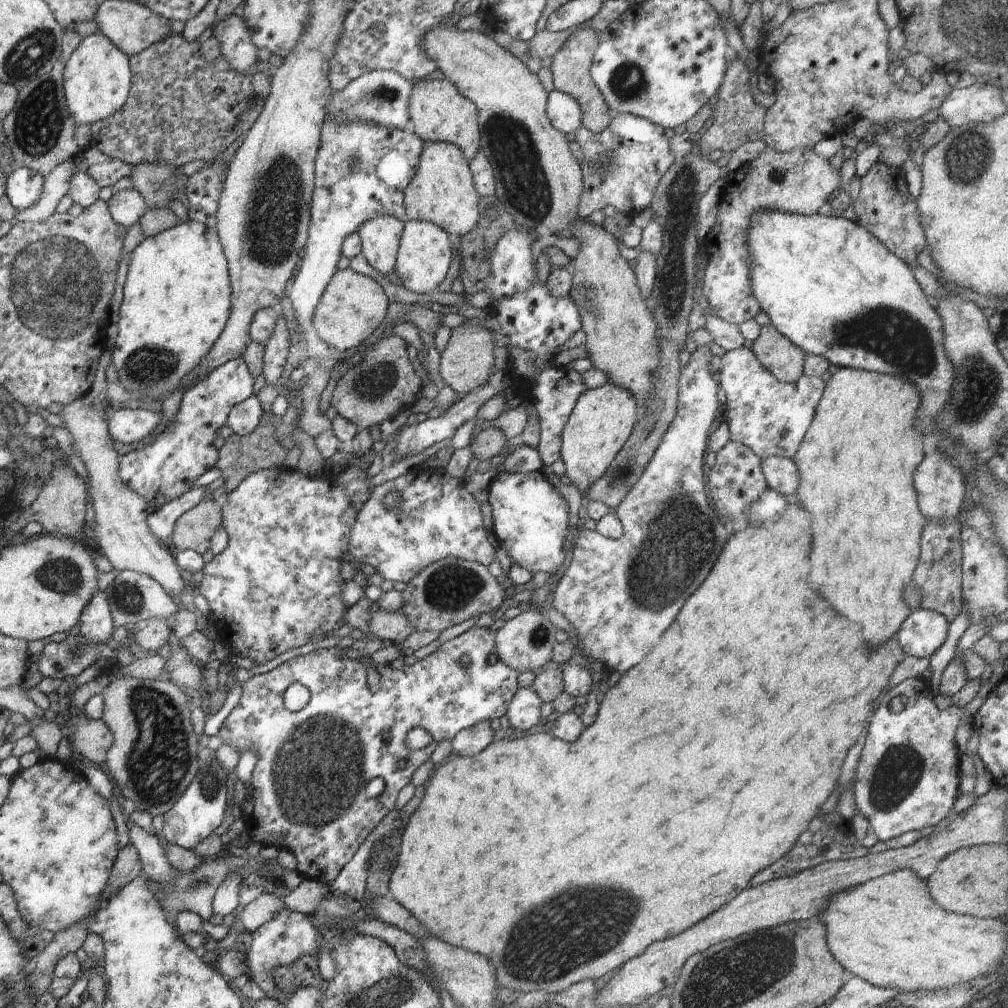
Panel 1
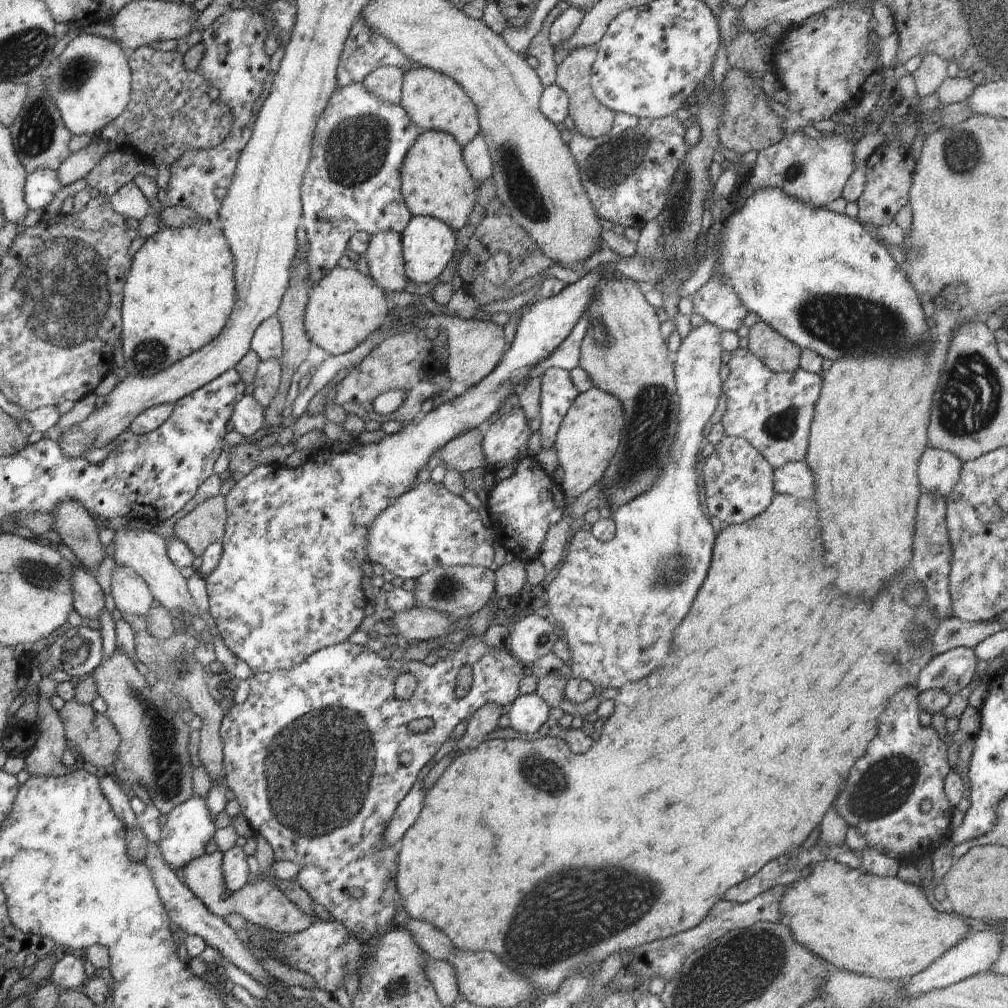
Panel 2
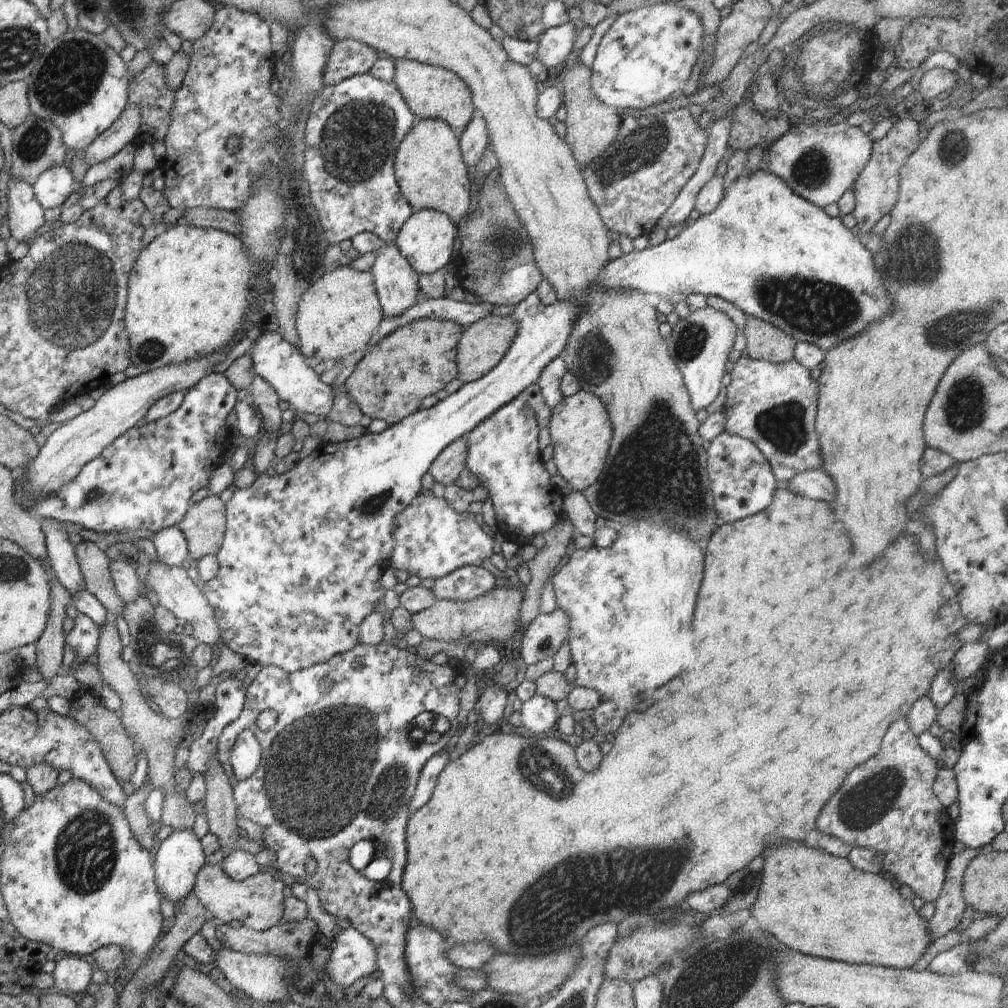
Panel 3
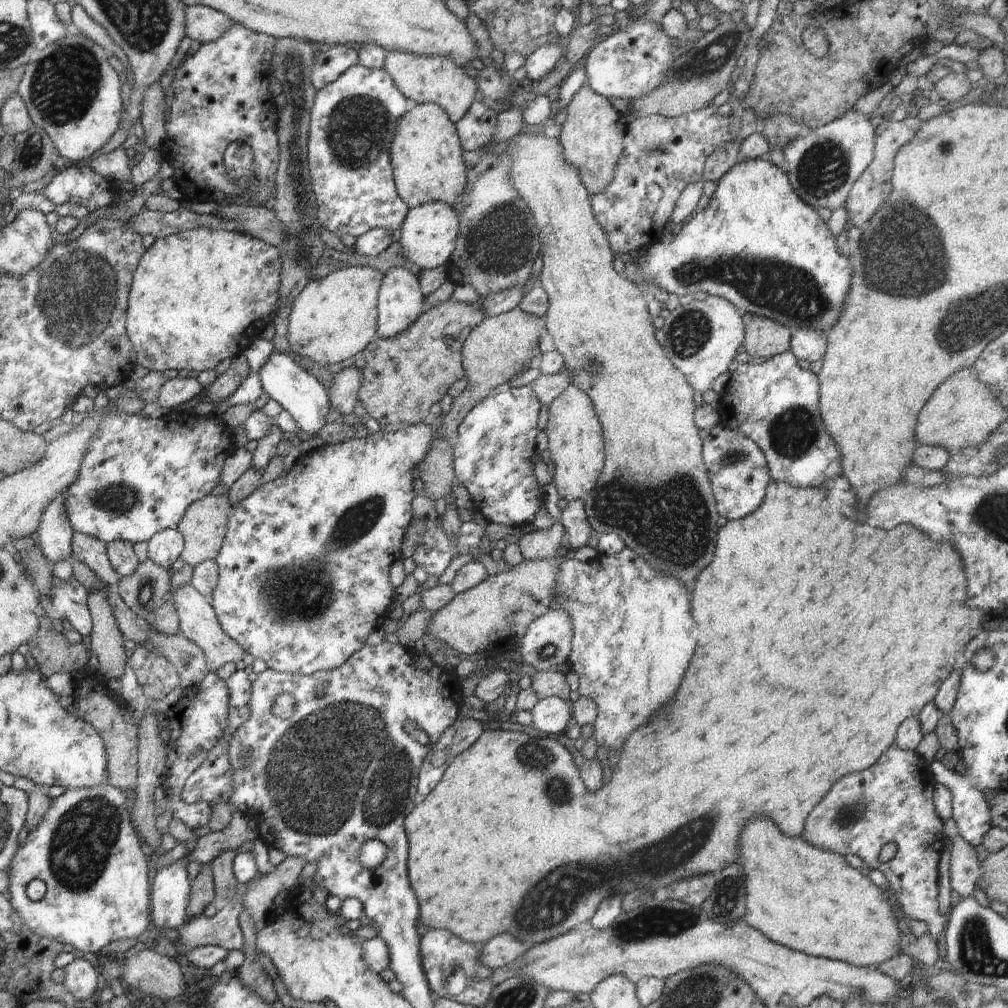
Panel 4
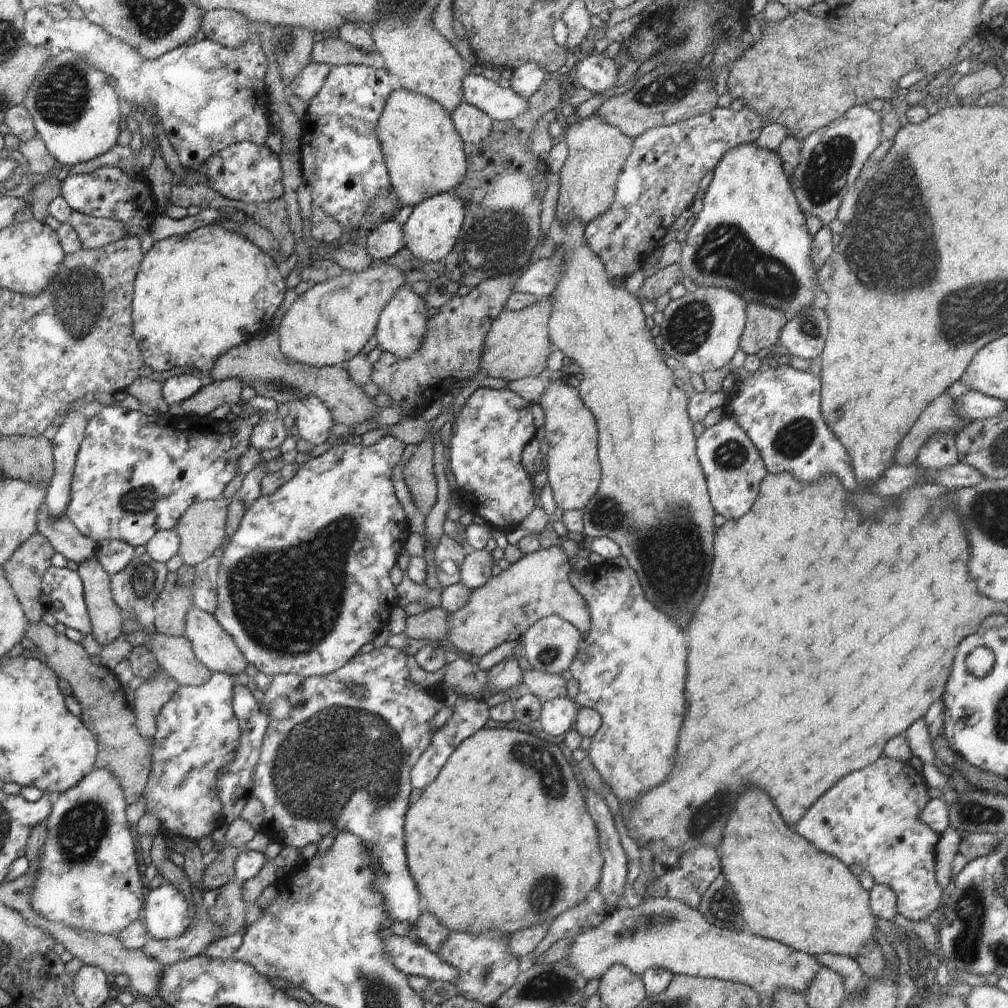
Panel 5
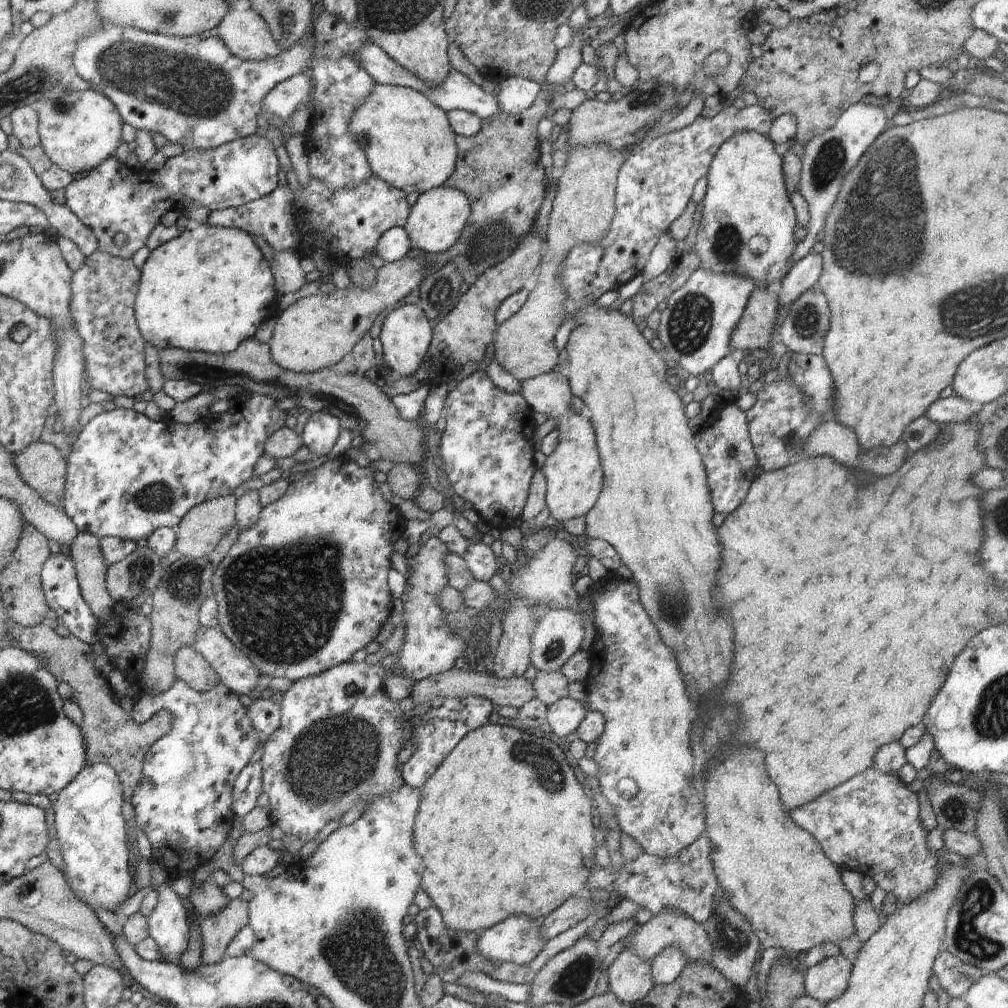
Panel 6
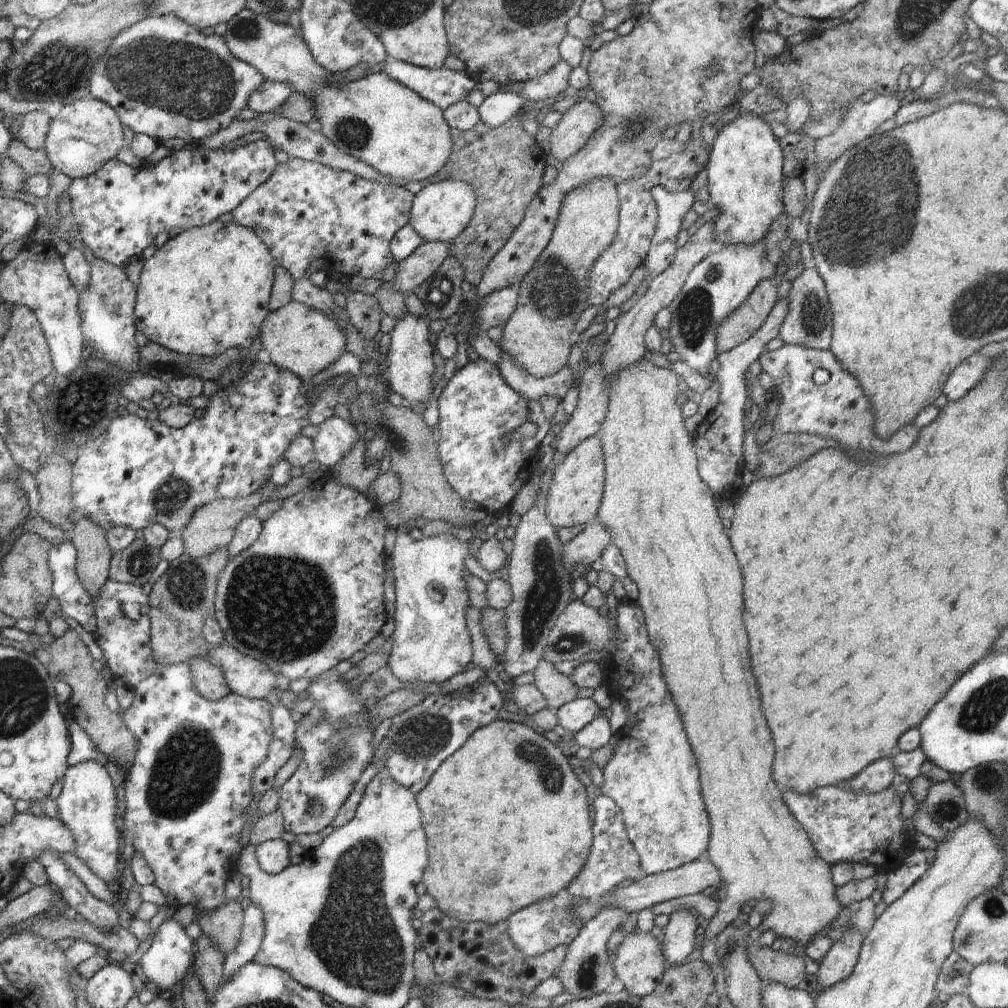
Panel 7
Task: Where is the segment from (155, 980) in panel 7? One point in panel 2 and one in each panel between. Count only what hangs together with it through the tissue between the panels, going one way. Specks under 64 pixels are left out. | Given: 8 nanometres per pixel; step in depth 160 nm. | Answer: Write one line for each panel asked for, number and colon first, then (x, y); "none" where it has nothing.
2: (190, 826)
3: (179, 858)
4: (170, 892)
5: (165, 910)
6: (168, 924)

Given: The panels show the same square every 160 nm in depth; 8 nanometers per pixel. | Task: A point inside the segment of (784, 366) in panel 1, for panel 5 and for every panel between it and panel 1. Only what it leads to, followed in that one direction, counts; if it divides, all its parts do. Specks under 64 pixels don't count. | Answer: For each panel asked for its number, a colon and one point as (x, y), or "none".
2: (779, 354)
3: (765, 342)
4: (763, 337)
5: (762, 330)

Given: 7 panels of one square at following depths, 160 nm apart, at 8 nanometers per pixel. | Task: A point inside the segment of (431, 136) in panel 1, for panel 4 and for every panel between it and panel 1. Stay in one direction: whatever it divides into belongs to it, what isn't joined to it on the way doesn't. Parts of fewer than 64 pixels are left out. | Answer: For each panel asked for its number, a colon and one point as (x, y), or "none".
2: (434, 101)
3: (431, 92)
4: (437, 79)

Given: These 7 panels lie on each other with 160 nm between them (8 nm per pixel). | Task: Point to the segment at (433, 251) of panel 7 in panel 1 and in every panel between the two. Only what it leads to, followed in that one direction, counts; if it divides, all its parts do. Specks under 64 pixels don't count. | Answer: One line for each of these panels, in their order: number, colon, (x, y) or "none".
1: (353, 306)
2: (343, 309)
3: (337, 315)
4: (334, 318)
5: (330, 323)
6: (315, 332)

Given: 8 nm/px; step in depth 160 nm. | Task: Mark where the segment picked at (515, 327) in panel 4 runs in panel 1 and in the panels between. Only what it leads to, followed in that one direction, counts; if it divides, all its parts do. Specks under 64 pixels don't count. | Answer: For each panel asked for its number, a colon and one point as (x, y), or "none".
1: (466, 363)
2: (475, 347)
3: (482, 345)

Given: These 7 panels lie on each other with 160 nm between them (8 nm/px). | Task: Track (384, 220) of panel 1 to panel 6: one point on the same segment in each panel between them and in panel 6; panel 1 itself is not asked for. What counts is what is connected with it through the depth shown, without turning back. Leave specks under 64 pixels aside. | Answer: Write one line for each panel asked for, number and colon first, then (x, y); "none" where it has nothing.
2: (384, 256)
3: (395, 280)
4: (400, 302)
5: (402, 326)
6: (406, 334)

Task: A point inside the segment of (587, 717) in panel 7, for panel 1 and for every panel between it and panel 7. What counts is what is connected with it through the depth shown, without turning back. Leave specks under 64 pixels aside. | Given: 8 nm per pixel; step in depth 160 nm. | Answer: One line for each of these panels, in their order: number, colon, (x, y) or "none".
1: (523, 712)
2: (528, 712)
3: (538, 714)
4: (552, 715)
5: (557, 716)
6: (564, 716)

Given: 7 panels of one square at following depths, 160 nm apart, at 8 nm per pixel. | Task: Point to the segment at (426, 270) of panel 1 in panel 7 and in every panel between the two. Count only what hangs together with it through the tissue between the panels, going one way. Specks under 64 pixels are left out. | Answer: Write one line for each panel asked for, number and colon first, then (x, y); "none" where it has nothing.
2: (428, 244)
3: (426, 239)
4: (429, 232)
5: (430, 234)
6: (435, 221)
7: (441, 211)

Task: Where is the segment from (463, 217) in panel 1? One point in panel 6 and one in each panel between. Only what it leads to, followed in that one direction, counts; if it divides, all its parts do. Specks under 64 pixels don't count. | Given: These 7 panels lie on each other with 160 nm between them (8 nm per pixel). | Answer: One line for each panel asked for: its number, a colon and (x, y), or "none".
2: (435, 182)
3: (430, 170)
4: (427, 160)
5: (423, 153)
6: (408, 142)

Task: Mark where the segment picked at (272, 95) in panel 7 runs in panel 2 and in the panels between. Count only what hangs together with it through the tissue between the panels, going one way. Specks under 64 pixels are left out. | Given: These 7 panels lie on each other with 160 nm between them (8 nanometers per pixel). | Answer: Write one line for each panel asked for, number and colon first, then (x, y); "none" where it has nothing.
2: (364, 51)
3: (347, 57)
4: (329, 65)
5: (309, 82)
6: (283, 99)

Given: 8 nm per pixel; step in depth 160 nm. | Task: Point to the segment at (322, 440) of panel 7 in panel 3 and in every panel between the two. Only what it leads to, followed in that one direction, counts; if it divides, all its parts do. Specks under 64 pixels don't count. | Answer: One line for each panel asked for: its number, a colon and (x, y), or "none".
3: (277, 361)
4: (303, 395)
5: (314, 421)
6: (320, 433)

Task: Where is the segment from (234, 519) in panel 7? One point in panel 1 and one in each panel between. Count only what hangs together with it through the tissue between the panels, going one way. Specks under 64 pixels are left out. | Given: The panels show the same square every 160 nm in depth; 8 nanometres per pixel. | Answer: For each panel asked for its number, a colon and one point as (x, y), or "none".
1: (193, 530)
2: (205, 525)
3: (203, 526)
4: (204, 524)
5: (201, 529)
6: (204, 526)

